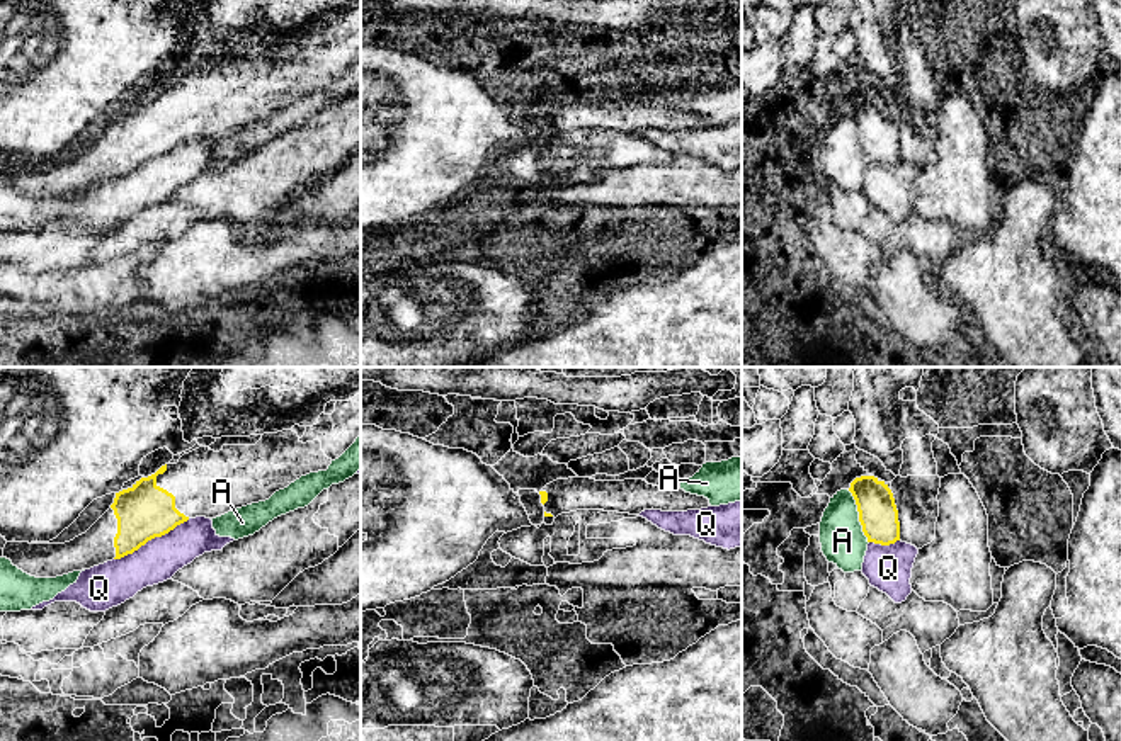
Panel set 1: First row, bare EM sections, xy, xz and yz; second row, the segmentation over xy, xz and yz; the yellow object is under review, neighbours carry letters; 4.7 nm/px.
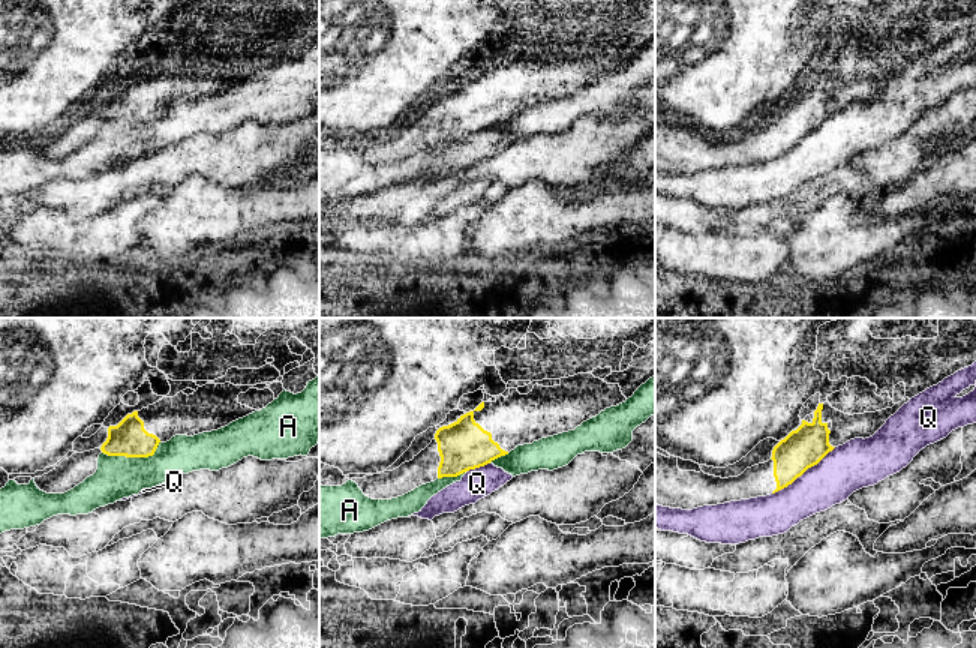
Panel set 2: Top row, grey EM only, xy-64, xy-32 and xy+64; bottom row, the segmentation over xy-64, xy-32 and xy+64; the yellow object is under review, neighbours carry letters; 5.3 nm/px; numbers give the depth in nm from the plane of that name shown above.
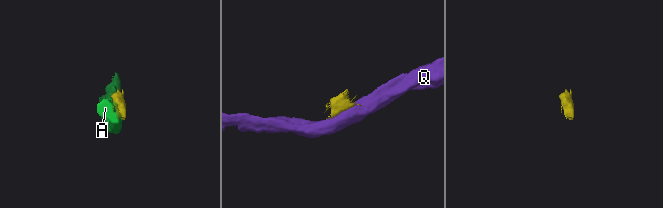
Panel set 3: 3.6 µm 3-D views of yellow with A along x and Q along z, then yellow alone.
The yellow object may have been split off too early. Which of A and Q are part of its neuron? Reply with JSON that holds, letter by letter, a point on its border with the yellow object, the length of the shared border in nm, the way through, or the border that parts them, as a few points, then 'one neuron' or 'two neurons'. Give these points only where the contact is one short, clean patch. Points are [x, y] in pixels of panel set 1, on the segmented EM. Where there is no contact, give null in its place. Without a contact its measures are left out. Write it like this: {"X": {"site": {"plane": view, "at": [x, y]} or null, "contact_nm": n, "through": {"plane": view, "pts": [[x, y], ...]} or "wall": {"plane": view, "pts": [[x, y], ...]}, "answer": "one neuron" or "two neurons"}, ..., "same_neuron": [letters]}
{"A": {"site": {"plane": "yz", "at": [859, 517]}, "contact_nm": 280, "answer": "two neurons"}, "Q": {"site": {"plane": "xy", "at": [152, 537]}, "contact_nm": 400, "answer": "two neurons"}, "same_neuron": []}

